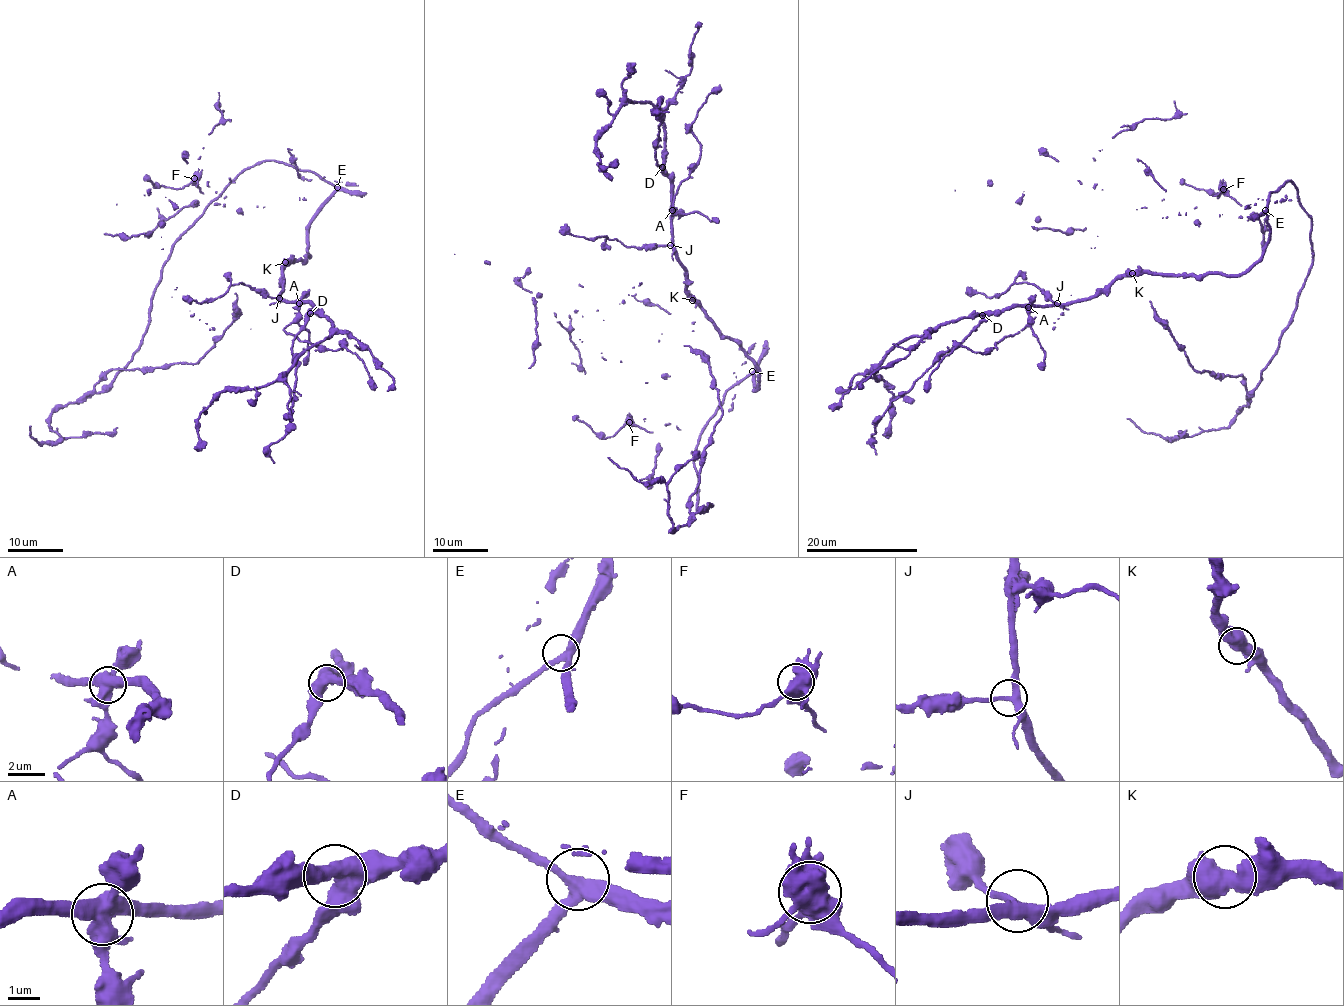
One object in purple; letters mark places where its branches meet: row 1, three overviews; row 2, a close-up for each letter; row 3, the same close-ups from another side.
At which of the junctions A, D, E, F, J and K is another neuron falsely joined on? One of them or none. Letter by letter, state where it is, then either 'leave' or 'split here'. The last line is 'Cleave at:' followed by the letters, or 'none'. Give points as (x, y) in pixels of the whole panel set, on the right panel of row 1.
A: place (1028, 307); split here
D: place (982, 315); leave
E: place (1265, 210); leave
F: place (1223, 189); leave
J: place (1057, 303); leave
K: place (1132, 273); leave
Cleave at: A

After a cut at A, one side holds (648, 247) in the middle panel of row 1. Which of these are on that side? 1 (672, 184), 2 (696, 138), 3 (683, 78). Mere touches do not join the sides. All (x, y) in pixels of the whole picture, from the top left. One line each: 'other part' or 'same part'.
1: same part
2: other part
3: same part

